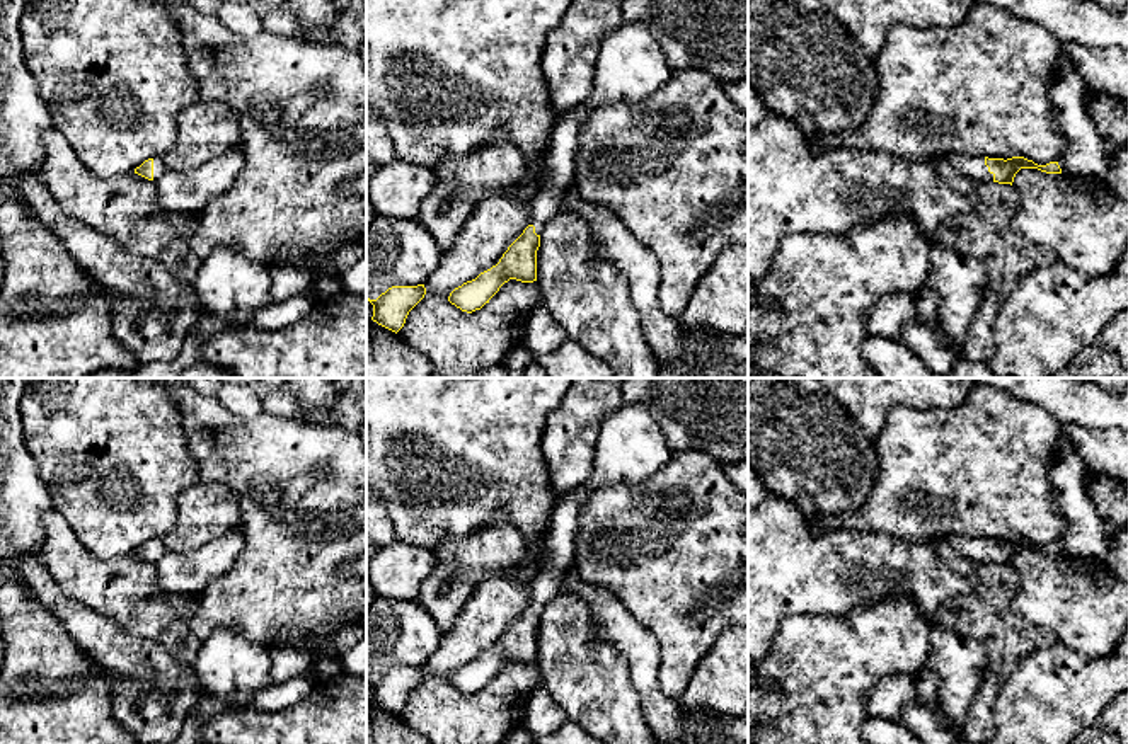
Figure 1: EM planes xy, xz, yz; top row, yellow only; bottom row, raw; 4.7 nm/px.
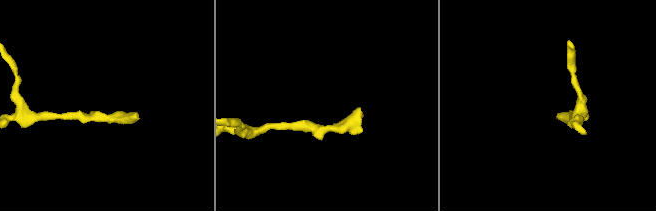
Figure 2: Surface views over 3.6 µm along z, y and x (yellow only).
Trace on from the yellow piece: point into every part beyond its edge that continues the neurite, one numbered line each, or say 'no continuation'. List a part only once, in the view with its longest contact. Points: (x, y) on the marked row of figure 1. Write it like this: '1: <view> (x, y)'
1: yz (975, 167)

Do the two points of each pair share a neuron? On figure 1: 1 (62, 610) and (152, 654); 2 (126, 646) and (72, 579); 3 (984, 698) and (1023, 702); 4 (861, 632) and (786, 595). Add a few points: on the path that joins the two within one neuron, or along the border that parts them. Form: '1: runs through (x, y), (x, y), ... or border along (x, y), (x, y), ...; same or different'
1: runs through (84, 623), (120, 652), (130, 652); same
2: border along (63, 595), (111, 617), (133, 634); different
3: border along (1016, 666), (994, 703), (994, 726); different
4: border along (864, 603), (844, 615), (796, 613), (786, 618); different

